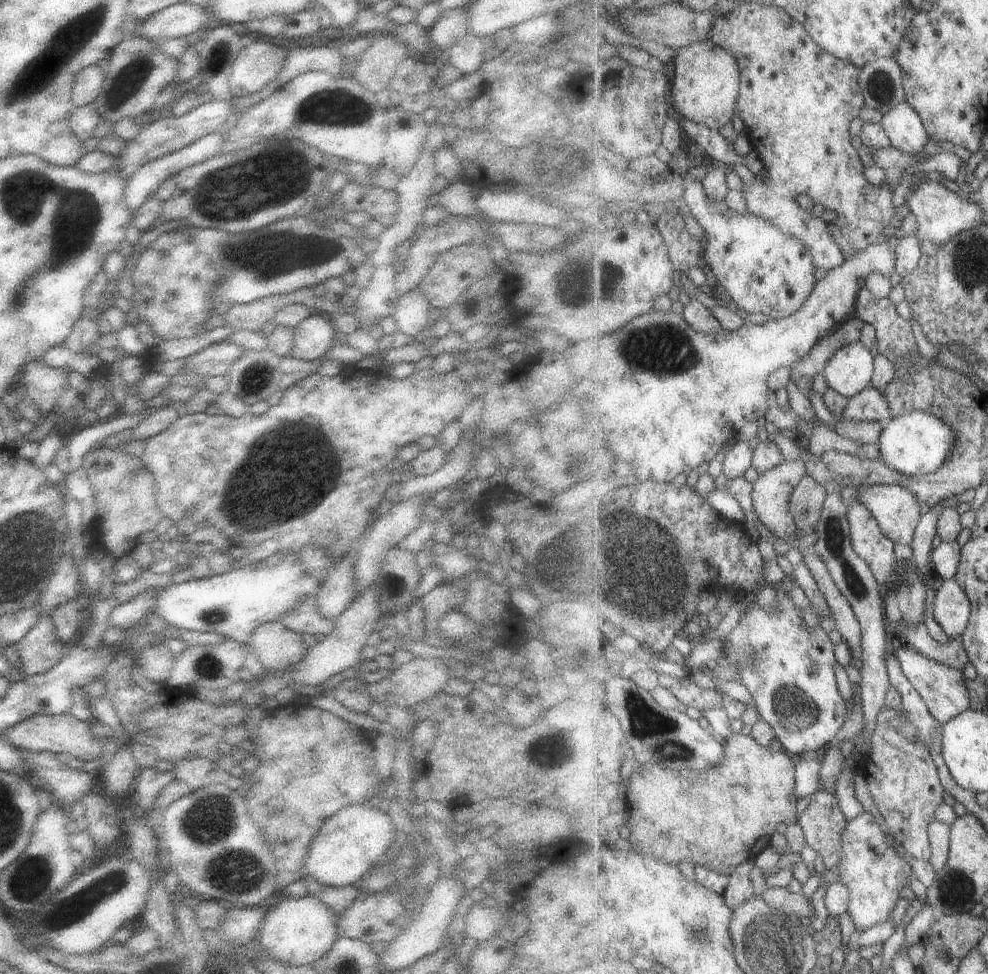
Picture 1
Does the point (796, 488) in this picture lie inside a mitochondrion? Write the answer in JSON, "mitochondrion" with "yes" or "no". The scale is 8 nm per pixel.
{"mitochondrion":"no"}

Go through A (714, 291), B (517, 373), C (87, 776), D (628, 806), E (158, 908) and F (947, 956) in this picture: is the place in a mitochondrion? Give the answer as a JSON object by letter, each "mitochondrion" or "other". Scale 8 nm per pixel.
{"A":"other","B":"other","C":"other","D":"other","E":"other","F":"other"}

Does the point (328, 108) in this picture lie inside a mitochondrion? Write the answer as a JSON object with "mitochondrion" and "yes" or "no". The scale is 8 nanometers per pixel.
{"mitochondrion":"yes"}

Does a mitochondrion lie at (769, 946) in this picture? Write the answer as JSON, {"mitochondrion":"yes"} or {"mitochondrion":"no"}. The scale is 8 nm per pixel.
{"mitochondrion":"yes"}

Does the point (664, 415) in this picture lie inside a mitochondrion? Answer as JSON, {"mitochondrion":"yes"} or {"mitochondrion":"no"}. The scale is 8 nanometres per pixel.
{"mitochondrion":"no"}

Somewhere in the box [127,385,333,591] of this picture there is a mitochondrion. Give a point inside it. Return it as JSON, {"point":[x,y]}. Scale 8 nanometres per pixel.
{"point":[279,481]}

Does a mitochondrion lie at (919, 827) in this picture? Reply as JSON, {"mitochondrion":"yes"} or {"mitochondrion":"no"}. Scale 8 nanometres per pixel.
{"mitochondrion":"no"}

